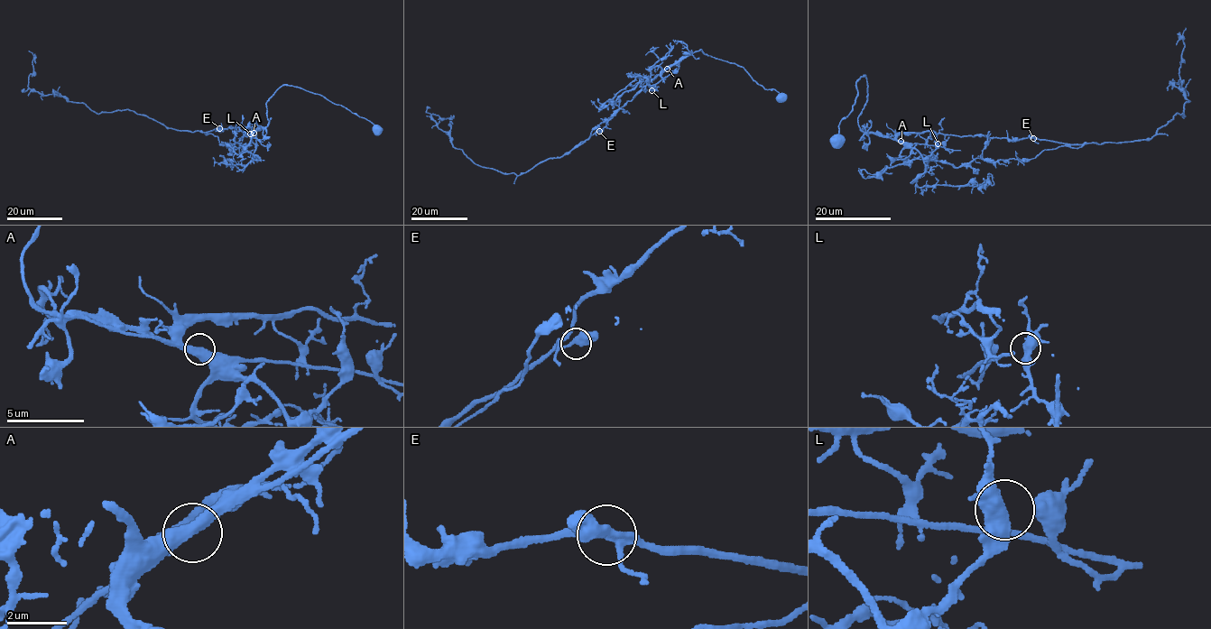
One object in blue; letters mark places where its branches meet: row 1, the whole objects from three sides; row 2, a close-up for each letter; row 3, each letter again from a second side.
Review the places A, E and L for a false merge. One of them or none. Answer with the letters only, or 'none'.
A

